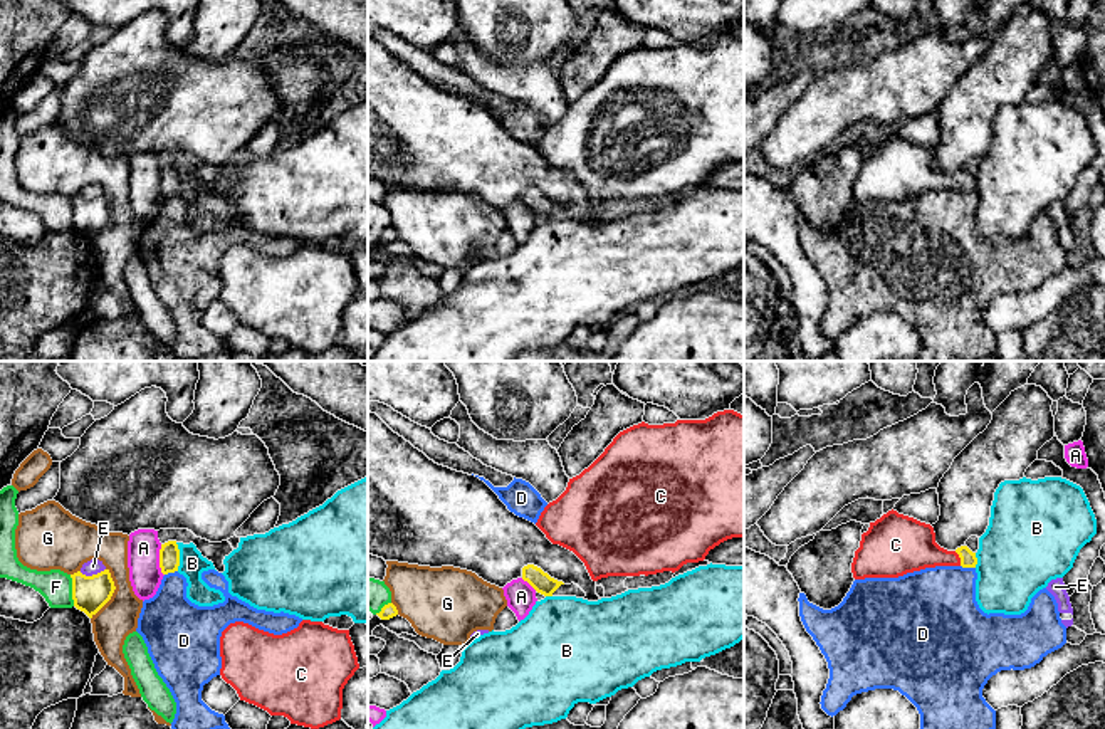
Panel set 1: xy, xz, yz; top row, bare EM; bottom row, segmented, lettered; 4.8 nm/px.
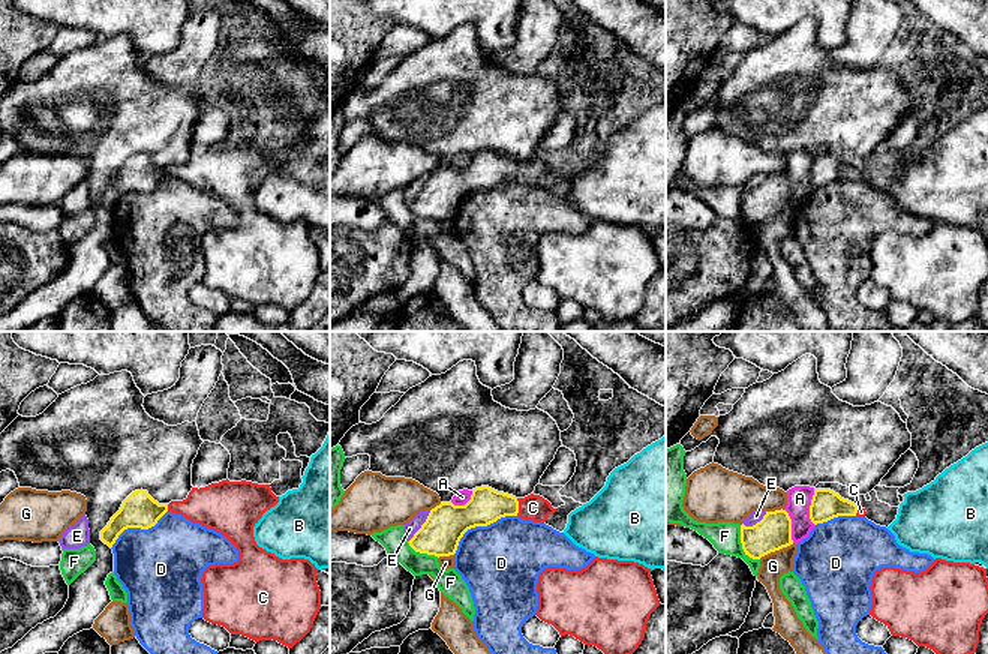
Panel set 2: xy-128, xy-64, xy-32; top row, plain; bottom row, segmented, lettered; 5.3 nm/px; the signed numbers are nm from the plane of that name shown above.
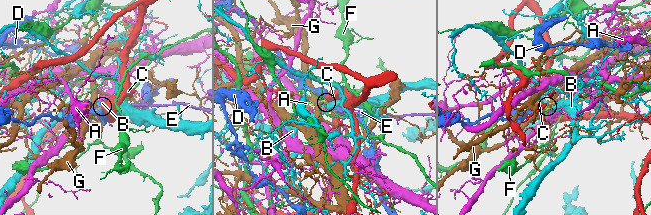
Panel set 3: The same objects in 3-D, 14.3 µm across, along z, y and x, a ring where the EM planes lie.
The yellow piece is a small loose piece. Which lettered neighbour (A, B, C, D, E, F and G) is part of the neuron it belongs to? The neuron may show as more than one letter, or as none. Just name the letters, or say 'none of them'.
C

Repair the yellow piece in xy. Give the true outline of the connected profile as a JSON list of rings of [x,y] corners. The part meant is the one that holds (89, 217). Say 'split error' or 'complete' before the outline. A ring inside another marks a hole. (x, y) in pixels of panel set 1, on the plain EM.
complete; [[[109,193],[86,200],[81,195],[71,198],[74,230],[92,242],[113,220],[116,210]]]

